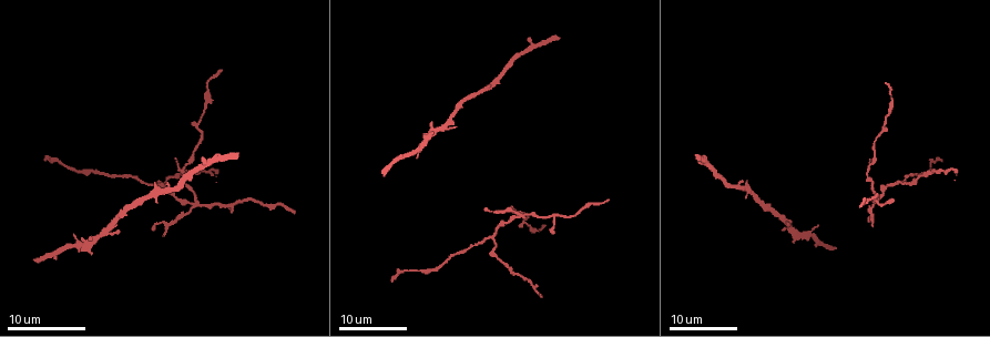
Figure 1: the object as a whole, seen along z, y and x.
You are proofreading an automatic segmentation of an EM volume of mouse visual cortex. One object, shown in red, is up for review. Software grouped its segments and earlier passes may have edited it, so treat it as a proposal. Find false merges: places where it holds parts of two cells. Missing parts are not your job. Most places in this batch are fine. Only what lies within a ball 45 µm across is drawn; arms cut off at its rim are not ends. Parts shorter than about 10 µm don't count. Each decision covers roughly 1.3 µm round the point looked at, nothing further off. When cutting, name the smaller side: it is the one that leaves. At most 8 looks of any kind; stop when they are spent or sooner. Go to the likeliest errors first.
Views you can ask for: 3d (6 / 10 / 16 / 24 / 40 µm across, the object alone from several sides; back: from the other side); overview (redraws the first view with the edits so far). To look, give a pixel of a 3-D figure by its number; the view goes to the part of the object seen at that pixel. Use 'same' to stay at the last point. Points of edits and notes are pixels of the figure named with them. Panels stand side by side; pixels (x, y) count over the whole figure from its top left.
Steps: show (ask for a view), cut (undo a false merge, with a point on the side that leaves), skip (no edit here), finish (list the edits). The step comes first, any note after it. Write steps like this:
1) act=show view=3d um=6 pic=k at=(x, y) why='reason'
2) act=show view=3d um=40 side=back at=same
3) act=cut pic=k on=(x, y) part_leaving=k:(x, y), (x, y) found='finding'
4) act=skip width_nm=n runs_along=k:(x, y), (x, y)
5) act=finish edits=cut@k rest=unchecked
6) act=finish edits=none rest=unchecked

act=show view=3d um=16 pic=1 at=(520, 215) why='four arms meet'

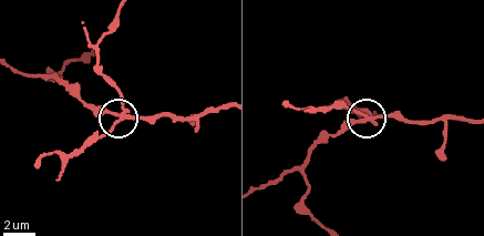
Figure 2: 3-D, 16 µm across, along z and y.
act=show view=3d um=6 pic=2 at=(366, 120)

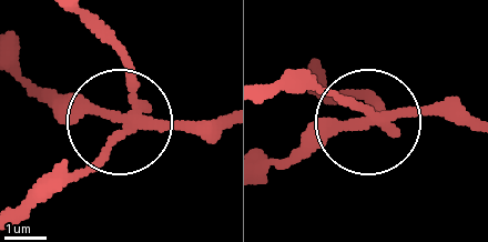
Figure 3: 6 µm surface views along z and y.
act=skip found='one cell here'

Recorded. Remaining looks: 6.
act=show view=3d um=16 pic=1 at=(866, 172) why='small branch off a trunk'

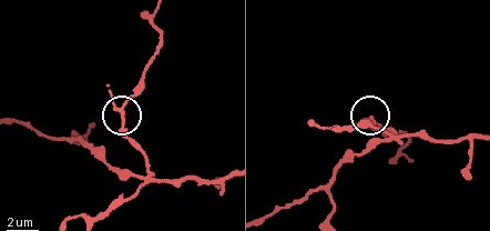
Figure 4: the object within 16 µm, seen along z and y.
act=show view=3d um=10 pic=4 at=(121, 116)

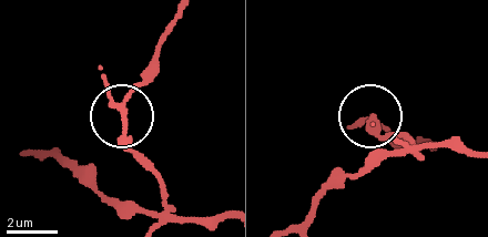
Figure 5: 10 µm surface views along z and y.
act=skip arms=3 found='all the same cell'

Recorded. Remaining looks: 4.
act=show view=3d um=16 pic=1 at=(899, 181)

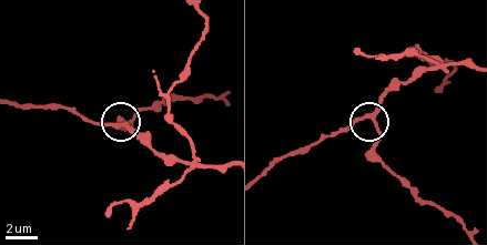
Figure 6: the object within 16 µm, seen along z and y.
act=show view=3d um=10 pic=6 at=(368, 117) why='closer look'

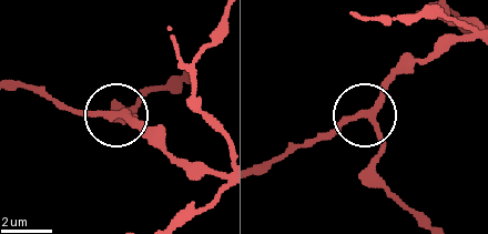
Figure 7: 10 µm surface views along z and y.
act=skip found='all the same cell'

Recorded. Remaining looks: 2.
act=show view=3d um=16 pic=1 at=(884, 123) why='side arm on a straight run'

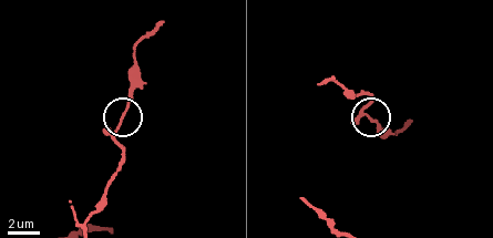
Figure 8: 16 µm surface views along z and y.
act=show view=3d um=6 pic=8 at=(120, 125)

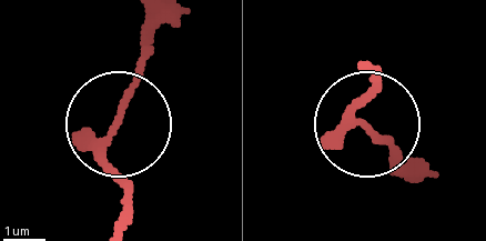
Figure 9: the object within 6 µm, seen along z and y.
act=skip arms=3 runs_along=9:(114, 226), (129, 193), (107, 141), (160, 23) found='continuous, no second cell'

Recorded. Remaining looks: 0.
act=finish edits=none rest=unchecked

